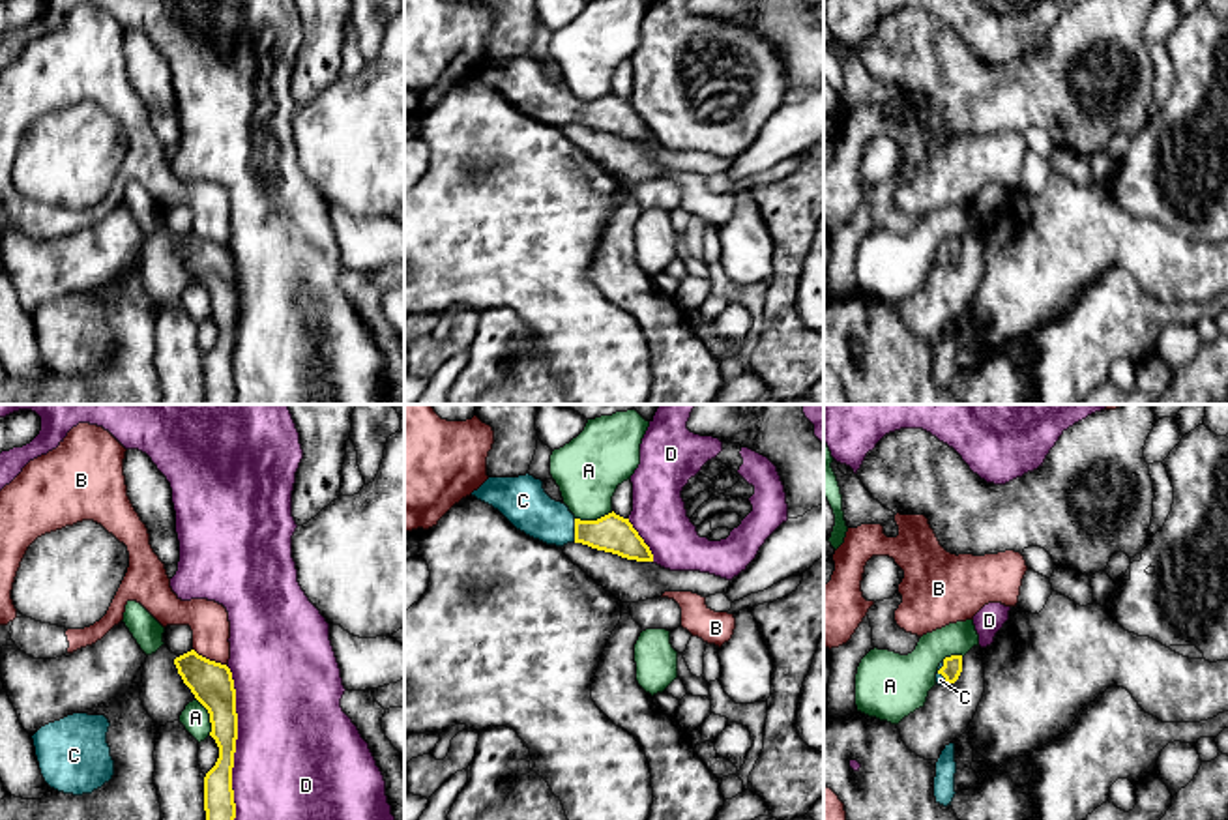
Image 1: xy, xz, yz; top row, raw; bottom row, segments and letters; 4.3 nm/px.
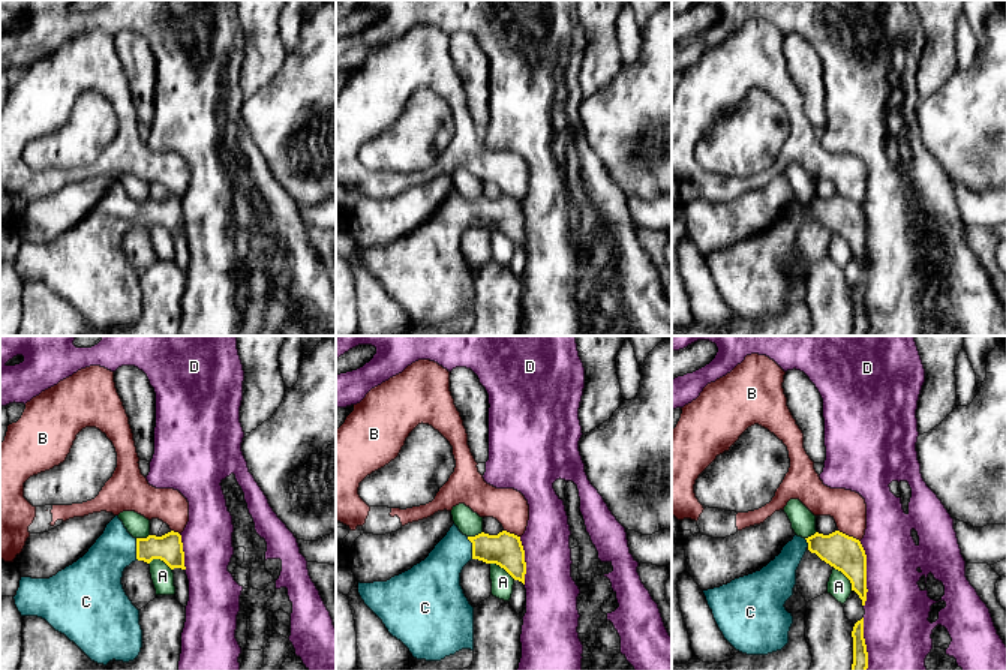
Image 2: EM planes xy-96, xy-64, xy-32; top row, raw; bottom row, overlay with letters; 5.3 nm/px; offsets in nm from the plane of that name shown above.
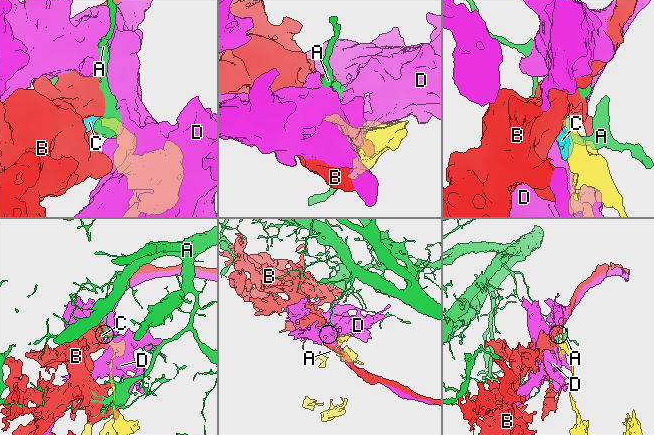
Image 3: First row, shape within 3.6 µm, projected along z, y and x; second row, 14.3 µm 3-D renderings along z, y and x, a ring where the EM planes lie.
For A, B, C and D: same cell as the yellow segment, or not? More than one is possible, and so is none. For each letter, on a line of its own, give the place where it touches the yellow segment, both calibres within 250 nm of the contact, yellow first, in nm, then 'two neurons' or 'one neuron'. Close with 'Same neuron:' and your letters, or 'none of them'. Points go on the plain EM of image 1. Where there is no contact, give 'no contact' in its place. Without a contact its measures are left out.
A: xz (594, 102) | 160/280 nm | two neurons
B: xy (208, 240) | 180/170 nm | two neurons
C: xz (575, 111) | 160/200 nm | one neuron
D: xy (234, 324) | 170/480 nm | two neurons
Same neuron: C

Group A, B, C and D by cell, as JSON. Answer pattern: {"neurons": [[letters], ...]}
{"neurons": [["A"], ["B"], ["C"], ["D"]]}

